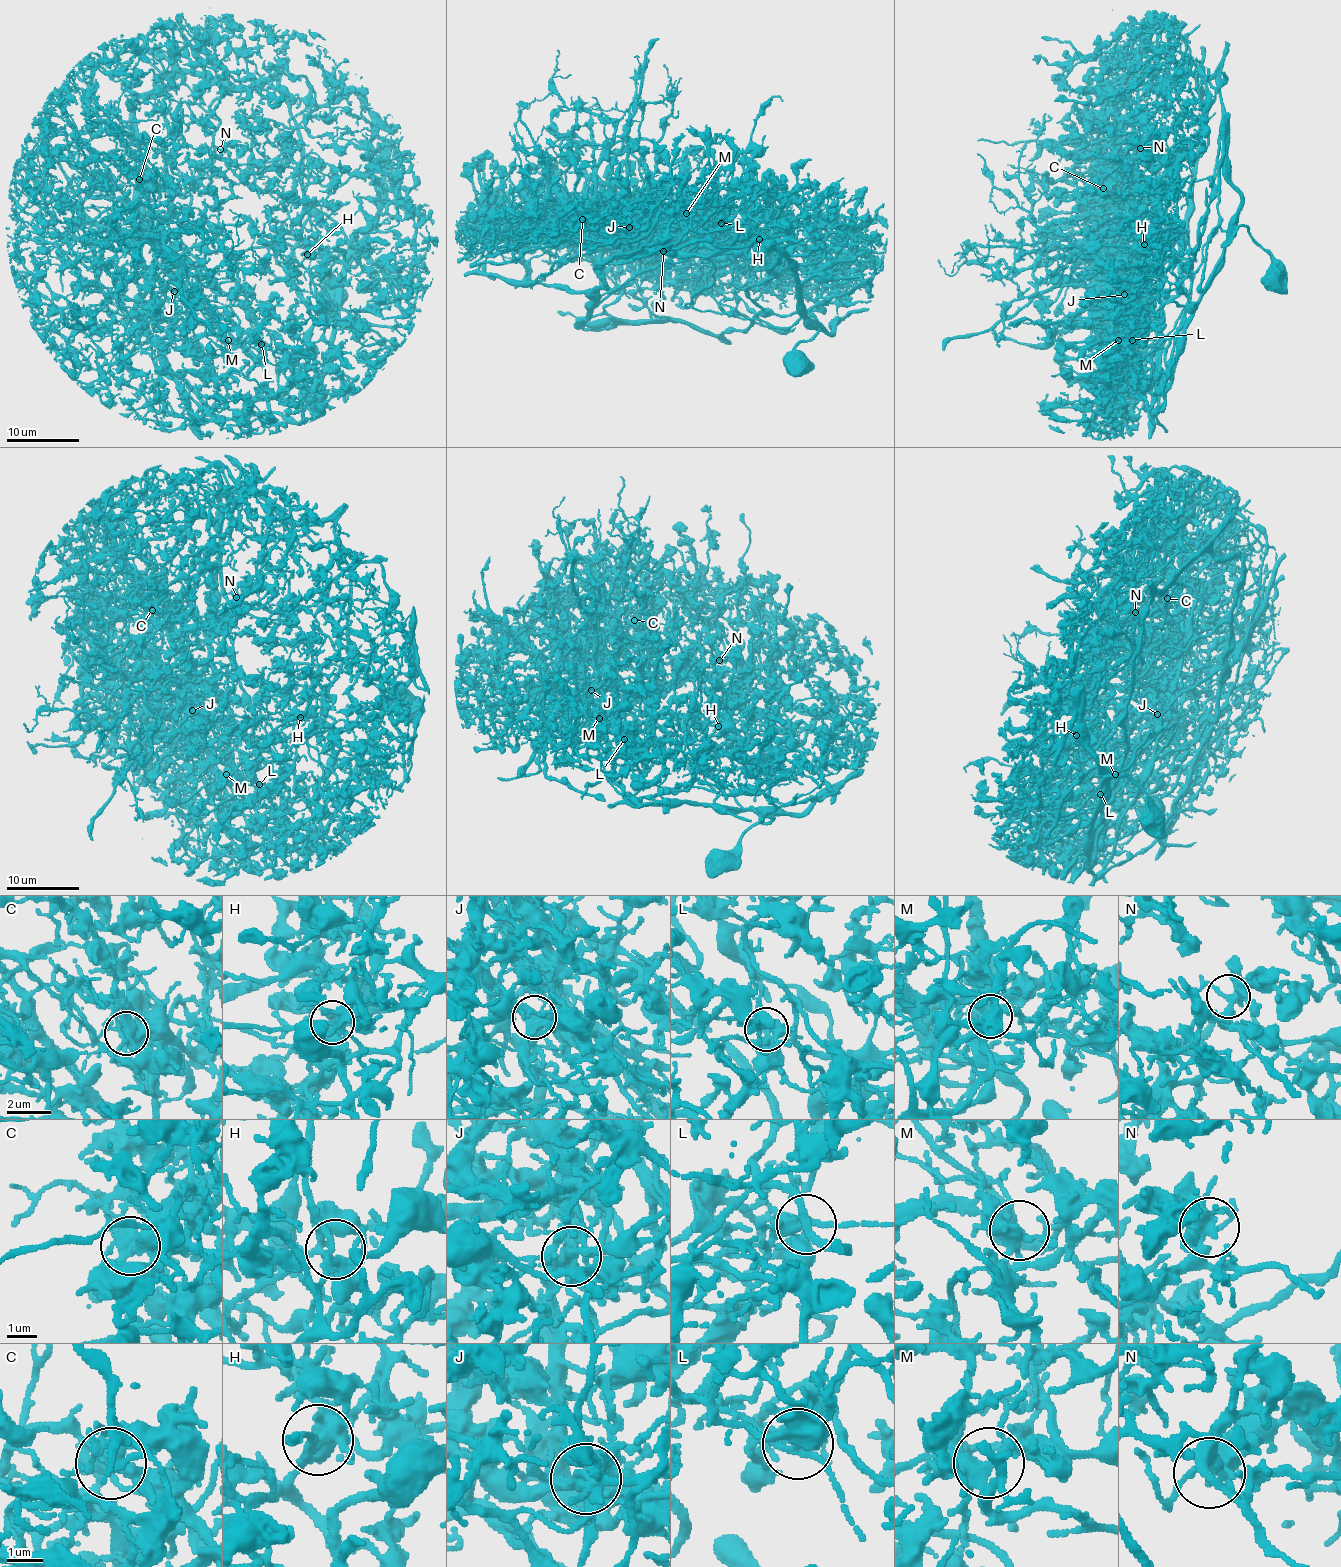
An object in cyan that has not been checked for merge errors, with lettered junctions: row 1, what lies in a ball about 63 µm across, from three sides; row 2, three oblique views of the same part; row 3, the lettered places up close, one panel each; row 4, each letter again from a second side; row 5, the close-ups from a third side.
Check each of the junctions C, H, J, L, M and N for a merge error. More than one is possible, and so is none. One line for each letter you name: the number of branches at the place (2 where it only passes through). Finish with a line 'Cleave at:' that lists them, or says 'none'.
C: 5
J: 10
Cleave at: C, J

